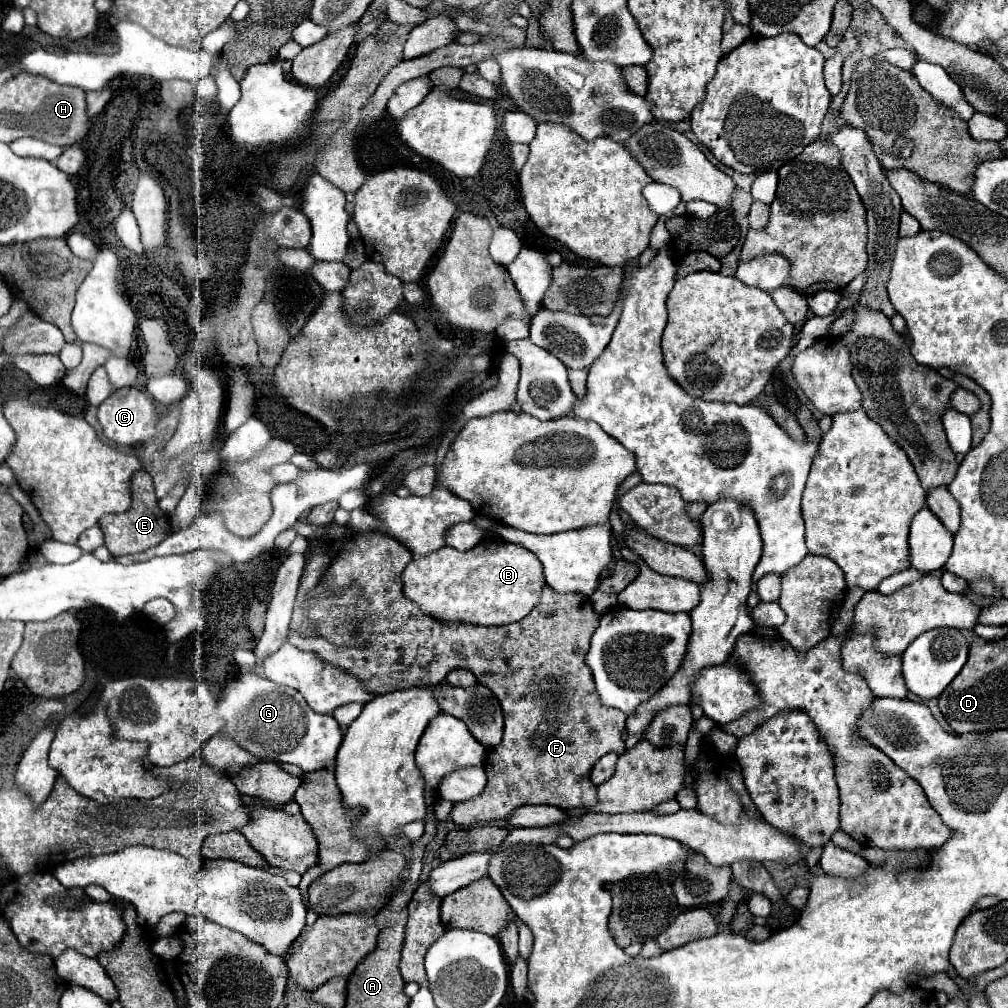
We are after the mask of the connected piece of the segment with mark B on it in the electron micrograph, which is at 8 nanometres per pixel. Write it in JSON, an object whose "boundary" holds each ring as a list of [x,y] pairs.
{"boundary":[[[483,539],[471,551],[443,547],[443,551],[435,551],[435,555],[425,555],[423,559],[413,557],[413,561],[403,571],[403,583],[405,595],[435,619],[465,621],[475,625],[507,625],[521,621],[535,607],[535,603],[539,601],[539,591],[545,585],[545,577],[539,559],[525,547],[501,539]]]}

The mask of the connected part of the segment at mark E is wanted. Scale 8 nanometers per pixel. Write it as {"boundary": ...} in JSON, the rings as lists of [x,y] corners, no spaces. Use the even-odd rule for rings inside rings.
{"boundary":[[[145,471],[135,473],[131,479],[131,493],[133,493],[133,507],[129,511],[105,515],[99,521],[99,527],[105,533],[105,547],[111,551],[113,557],[143,553],[169,537],[169,517],[159,509],[159,505],[155,505],[155,487],[151,475]]]}

